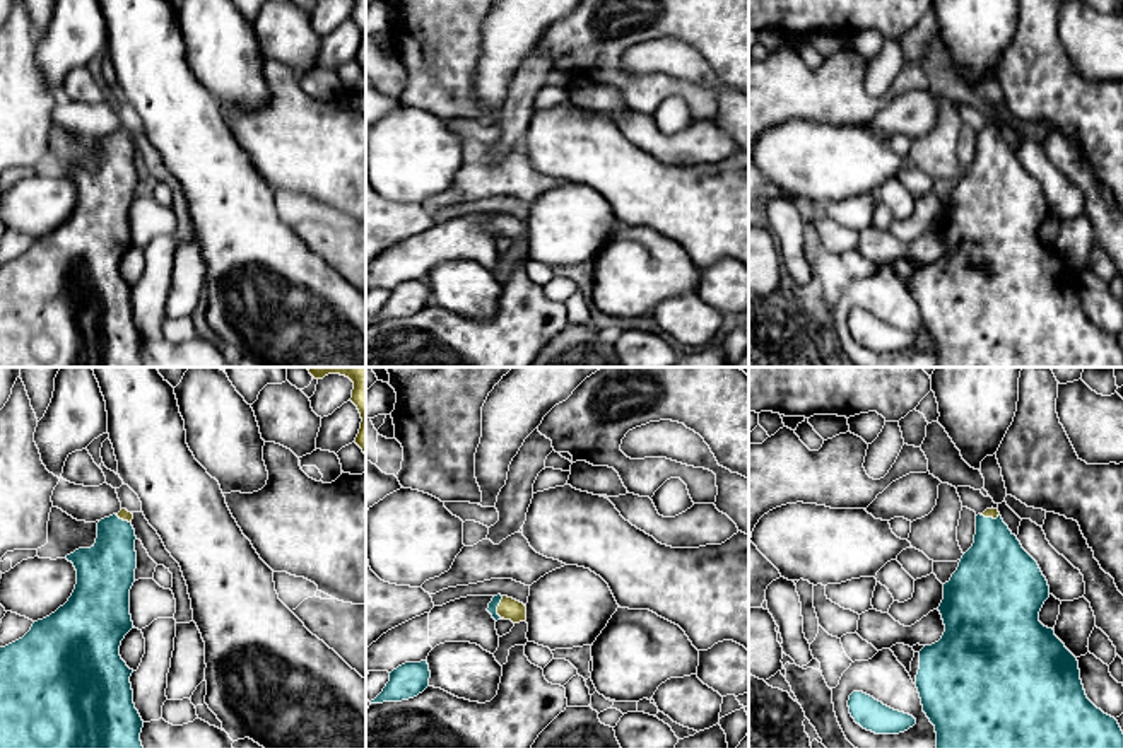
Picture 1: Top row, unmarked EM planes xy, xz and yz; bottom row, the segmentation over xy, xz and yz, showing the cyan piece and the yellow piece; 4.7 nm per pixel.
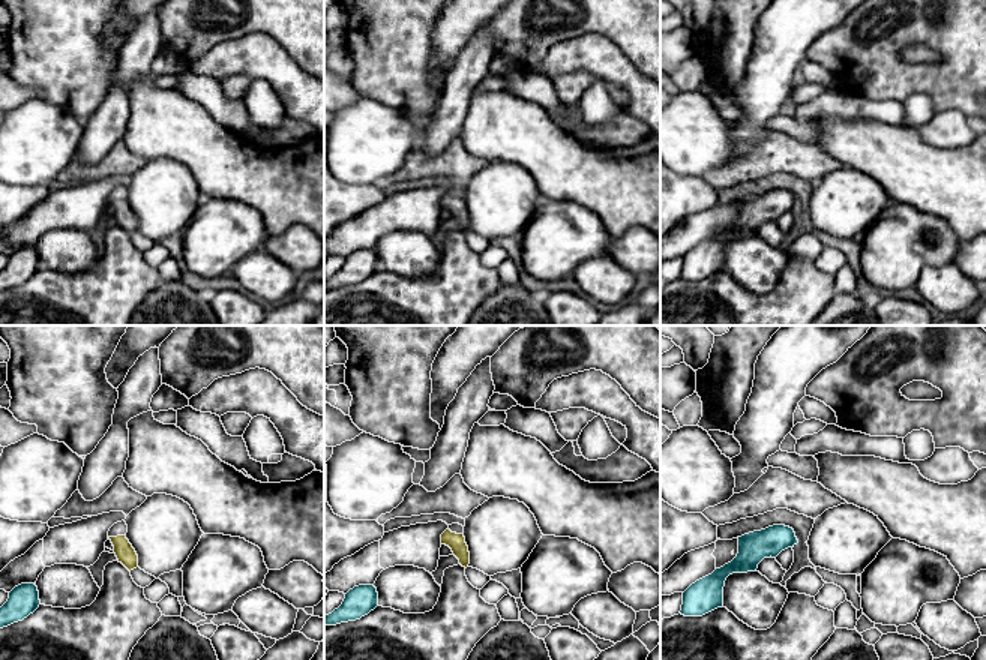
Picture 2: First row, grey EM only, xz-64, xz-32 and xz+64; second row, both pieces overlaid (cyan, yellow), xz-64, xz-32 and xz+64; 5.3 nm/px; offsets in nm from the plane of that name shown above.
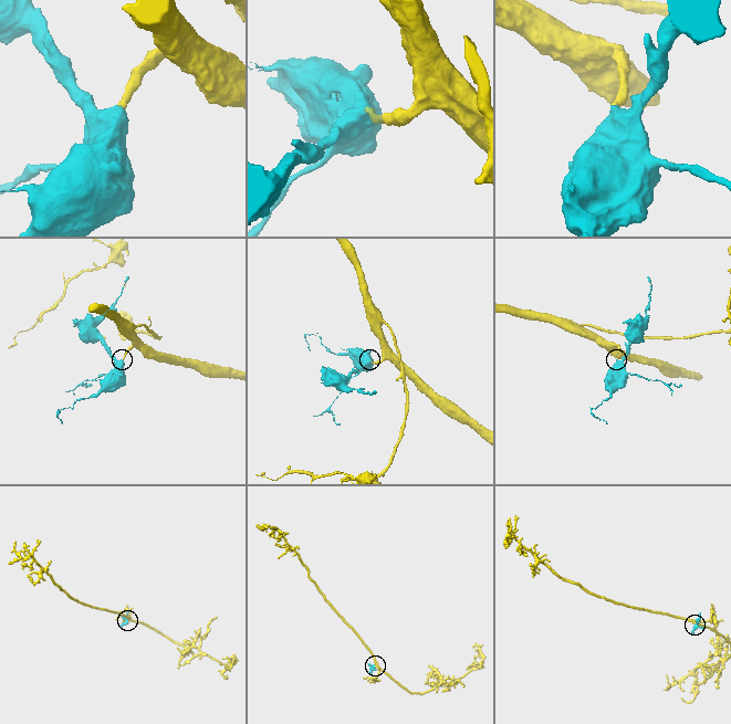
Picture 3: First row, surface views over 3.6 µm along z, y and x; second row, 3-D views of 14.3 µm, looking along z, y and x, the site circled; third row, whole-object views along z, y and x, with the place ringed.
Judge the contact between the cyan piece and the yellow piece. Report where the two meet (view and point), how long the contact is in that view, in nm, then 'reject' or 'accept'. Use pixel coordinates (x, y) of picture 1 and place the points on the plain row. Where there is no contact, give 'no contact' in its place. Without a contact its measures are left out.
xz (496, 226) | 110 nm | accept

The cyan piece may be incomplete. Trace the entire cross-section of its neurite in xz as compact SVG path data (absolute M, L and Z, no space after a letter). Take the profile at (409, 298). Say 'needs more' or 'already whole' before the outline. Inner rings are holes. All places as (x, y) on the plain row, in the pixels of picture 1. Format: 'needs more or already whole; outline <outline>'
already whole; outline M405 280L390 290L390 299L371 321L402 319L417 314L429 304L429 282Z

